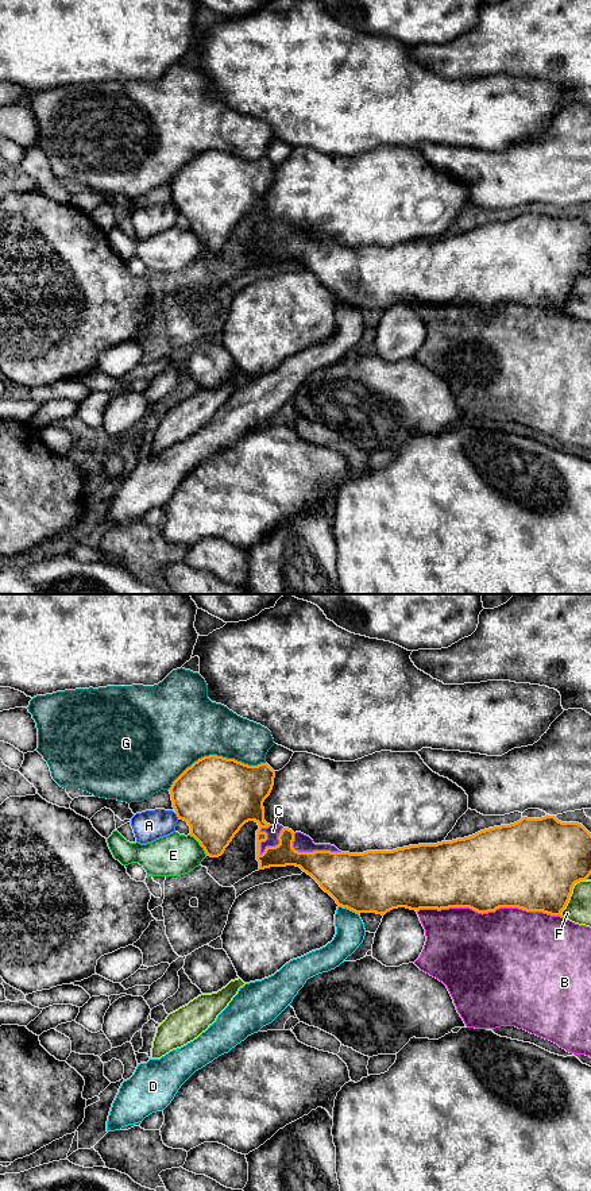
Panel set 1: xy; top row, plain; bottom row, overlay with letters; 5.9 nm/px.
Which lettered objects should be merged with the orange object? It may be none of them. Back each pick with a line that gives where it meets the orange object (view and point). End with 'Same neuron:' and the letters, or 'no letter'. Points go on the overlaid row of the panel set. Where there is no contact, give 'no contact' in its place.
C: xy (278, 844)
Same neuron: C

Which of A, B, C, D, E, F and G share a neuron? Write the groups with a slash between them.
A / B / C / D / E / F / G

